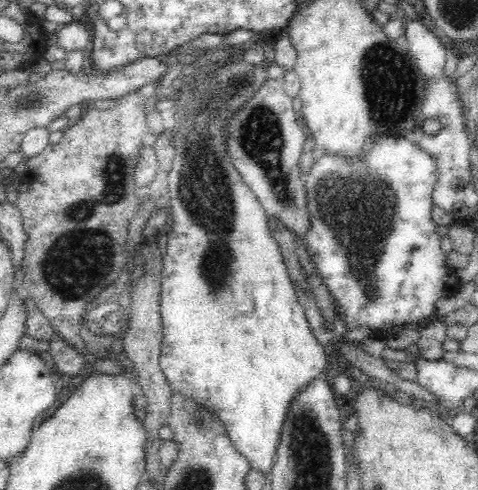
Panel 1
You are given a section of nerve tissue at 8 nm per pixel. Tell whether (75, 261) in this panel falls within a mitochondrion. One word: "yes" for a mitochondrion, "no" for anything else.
yes

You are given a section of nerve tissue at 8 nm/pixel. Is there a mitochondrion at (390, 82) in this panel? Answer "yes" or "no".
yes

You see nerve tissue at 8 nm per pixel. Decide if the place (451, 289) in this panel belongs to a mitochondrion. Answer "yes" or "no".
no

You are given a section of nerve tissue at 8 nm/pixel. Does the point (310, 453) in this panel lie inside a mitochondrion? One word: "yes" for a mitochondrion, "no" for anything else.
yes

